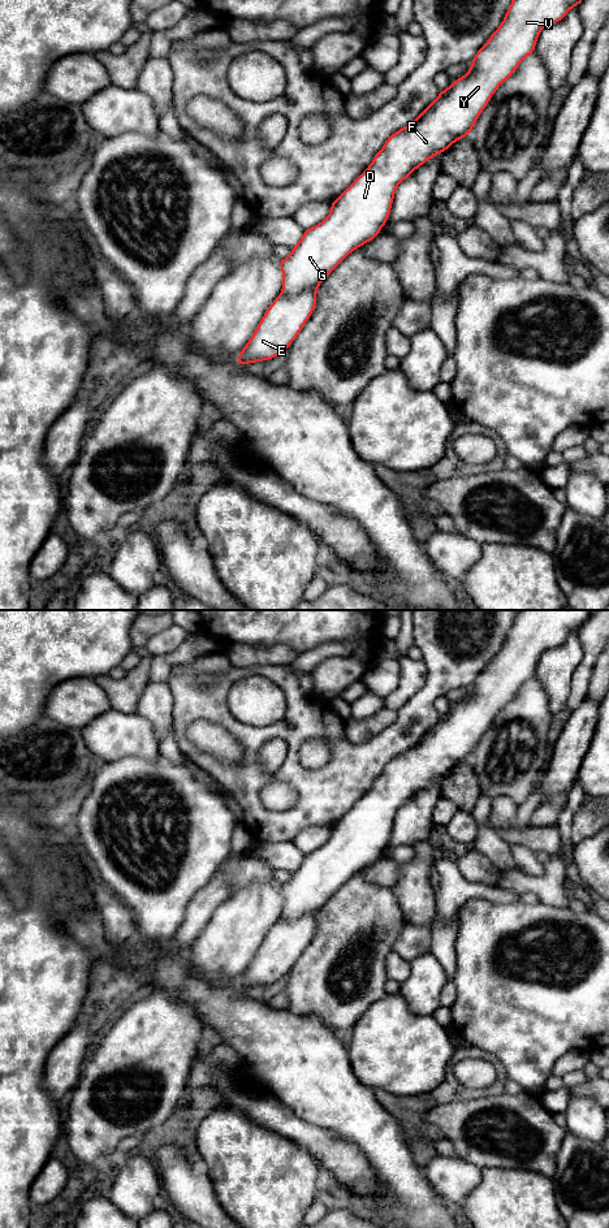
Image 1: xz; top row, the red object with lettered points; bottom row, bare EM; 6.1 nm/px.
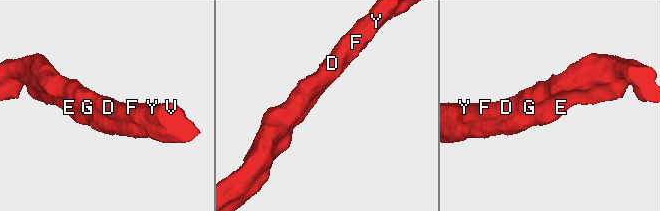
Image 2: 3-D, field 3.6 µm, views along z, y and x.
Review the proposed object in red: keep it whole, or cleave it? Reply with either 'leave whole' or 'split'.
leave whole

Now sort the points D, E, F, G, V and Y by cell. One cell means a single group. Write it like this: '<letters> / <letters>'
D E F G V Y

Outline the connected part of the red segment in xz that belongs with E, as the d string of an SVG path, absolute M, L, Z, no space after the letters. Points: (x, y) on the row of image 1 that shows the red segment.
M511 0L502 23L476 52L471 69L439 96L407 126L393 133L372 163L334 200L328 217L304 230L298 245L278 264L284 276L281 294L263 315L254 334L236 358L239 366L271 360L293 343L316 306L319 285L350 252L375 239L390 215L397 186L427 160L468 137L480 113L500 85L535 52L540 31L565 18L583 0Z

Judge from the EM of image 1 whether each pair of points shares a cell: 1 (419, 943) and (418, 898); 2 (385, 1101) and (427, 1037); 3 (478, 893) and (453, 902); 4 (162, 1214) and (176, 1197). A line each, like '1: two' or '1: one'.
1: two
2: two
3: one
4: two

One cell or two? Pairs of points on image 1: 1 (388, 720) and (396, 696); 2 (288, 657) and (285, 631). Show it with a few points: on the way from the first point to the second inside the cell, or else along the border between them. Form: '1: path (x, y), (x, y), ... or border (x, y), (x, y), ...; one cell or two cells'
1: border (384, 705), (396, 712); two cells
2: border (255, 644), (286, 644), (299, 653); two cells

